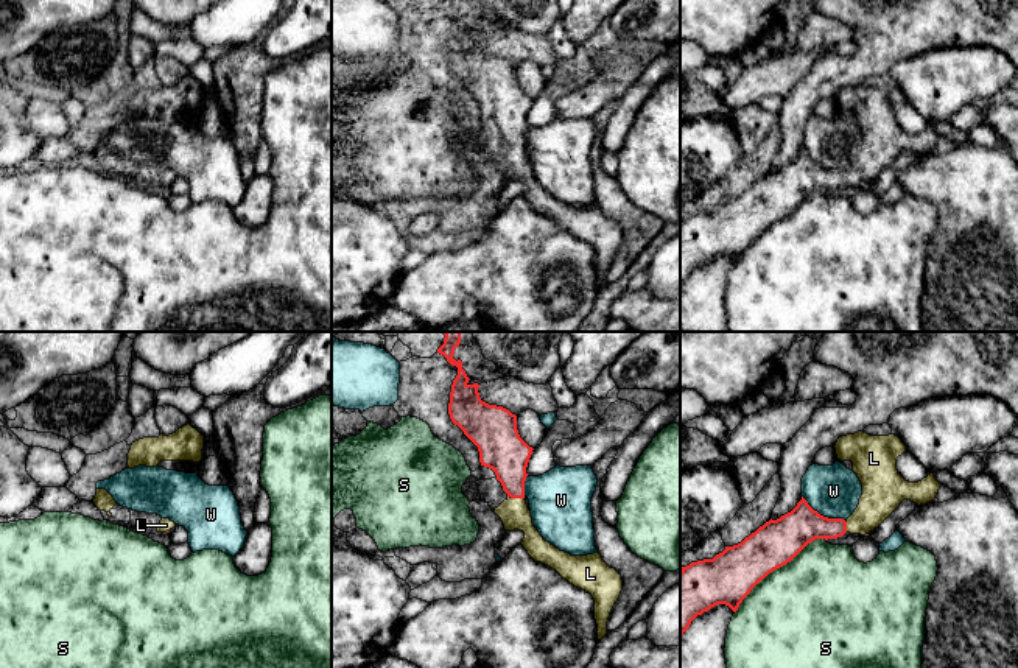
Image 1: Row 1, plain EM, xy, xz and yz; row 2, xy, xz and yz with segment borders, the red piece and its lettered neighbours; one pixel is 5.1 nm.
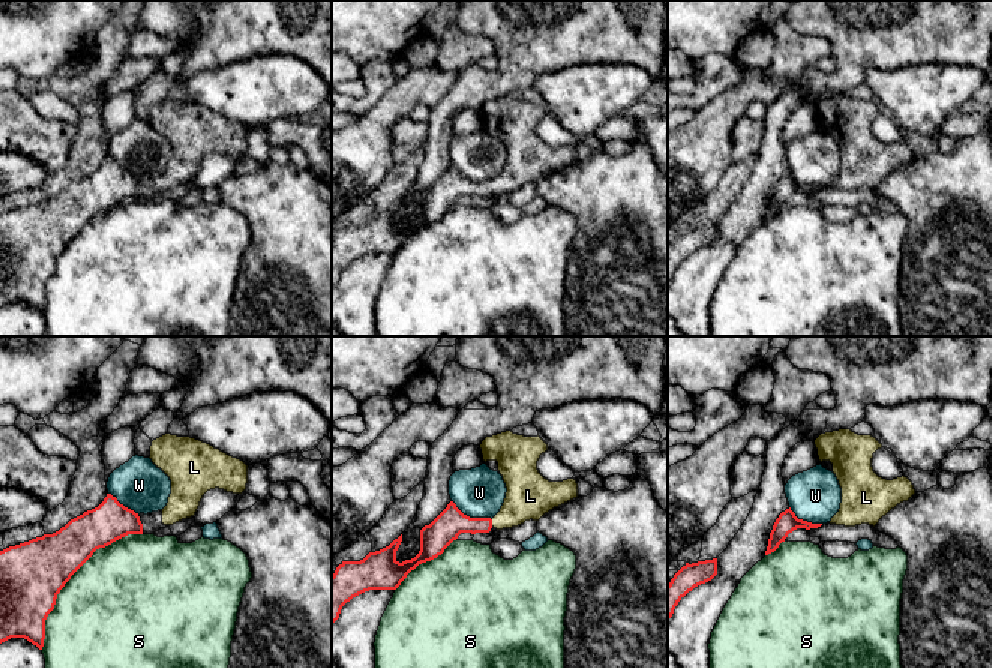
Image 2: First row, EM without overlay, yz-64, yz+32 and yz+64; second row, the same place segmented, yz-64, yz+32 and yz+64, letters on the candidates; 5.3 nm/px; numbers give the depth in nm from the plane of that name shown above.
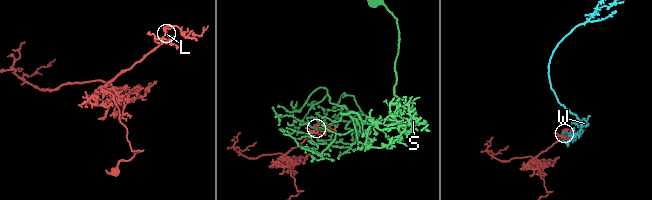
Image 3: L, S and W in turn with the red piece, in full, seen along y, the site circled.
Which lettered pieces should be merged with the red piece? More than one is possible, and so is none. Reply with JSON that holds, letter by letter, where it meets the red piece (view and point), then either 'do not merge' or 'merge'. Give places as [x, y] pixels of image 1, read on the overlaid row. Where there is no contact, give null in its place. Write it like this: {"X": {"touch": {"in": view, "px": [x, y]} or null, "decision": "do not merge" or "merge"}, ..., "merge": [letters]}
{"L": {"touch": {"in": "xz", "px": [516, 497]}, "decision": "merge"}, "S": {"touch": {"in": "yz", "px": [777, 567]}, "decision": "do not merge"}, "W": {"touch": {"in": "yz", "px": [822, 516]}, "decision": "do not merge"}, "merge": ["L"]}

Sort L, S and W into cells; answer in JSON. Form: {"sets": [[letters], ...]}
{"sets": [["L"], ["S"], ["W"]]}

